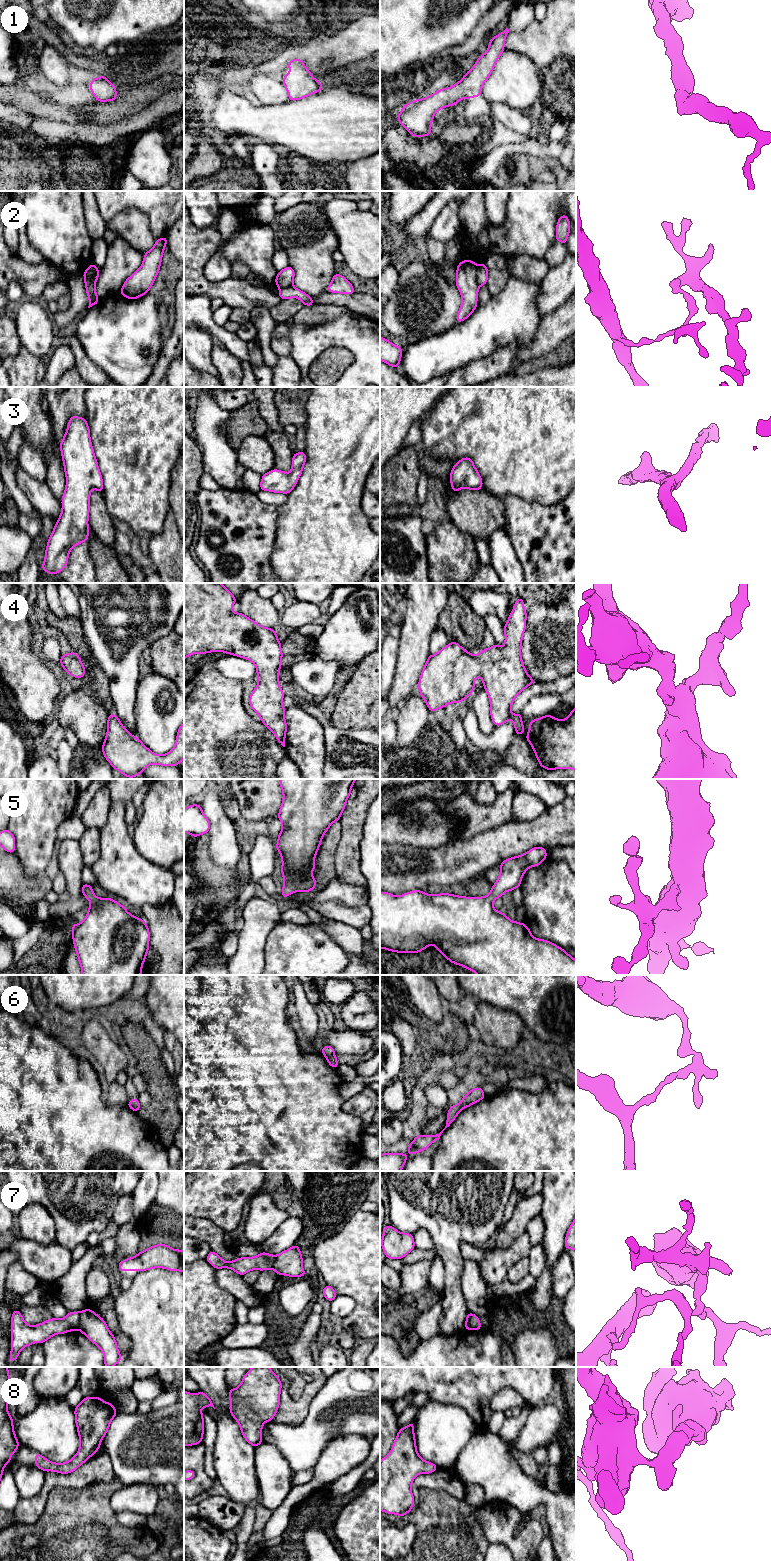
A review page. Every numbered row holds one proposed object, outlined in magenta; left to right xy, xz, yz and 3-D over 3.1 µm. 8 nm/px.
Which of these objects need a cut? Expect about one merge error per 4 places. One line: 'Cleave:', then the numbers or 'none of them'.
Cleave: 2, 6, 7

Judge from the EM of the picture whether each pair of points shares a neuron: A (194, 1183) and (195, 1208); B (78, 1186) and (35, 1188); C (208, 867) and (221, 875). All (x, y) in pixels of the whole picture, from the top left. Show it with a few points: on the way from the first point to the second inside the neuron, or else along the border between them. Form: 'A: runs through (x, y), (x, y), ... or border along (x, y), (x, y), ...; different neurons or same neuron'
A: runs through (195, 1189), (195, 1202); same neuron
B: runs through (67, 1189), (46, 1189); same neuron
C: runs through (211, 870), (218, 875); same neuron

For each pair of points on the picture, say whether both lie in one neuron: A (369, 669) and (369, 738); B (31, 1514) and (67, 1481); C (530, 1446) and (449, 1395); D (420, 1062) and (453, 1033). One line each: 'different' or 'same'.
A: different
B: same
C: different
D: same

